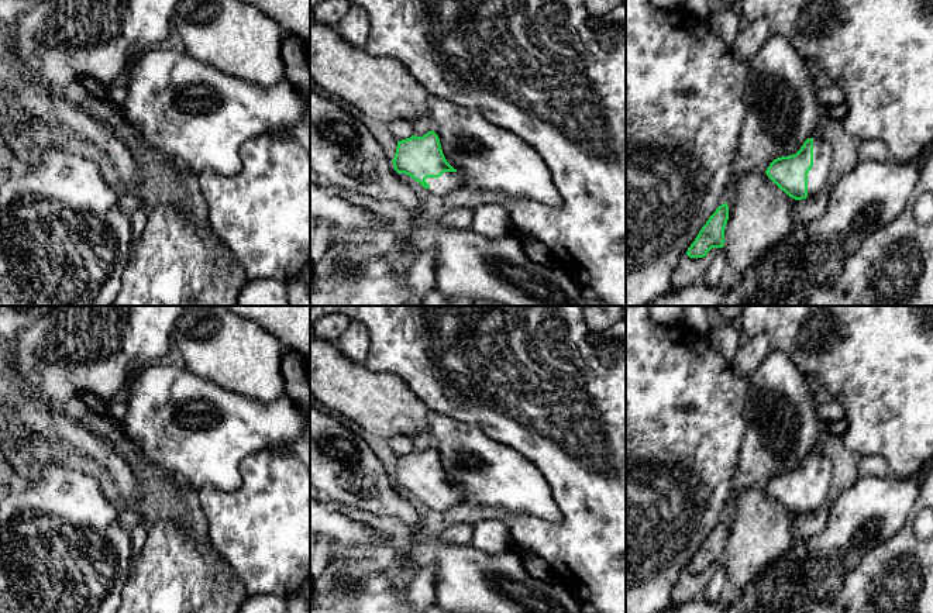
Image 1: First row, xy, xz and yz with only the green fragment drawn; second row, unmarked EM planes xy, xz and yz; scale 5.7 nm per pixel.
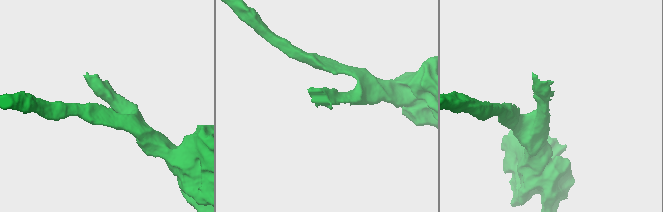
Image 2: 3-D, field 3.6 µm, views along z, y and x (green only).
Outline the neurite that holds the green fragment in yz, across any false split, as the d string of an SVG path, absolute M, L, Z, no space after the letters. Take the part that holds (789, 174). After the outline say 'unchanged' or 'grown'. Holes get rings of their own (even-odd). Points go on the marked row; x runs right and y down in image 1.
M817 131L796 154L774 159L765 173L789 197L802 200L822 192L832 161L832 145Z; grown

